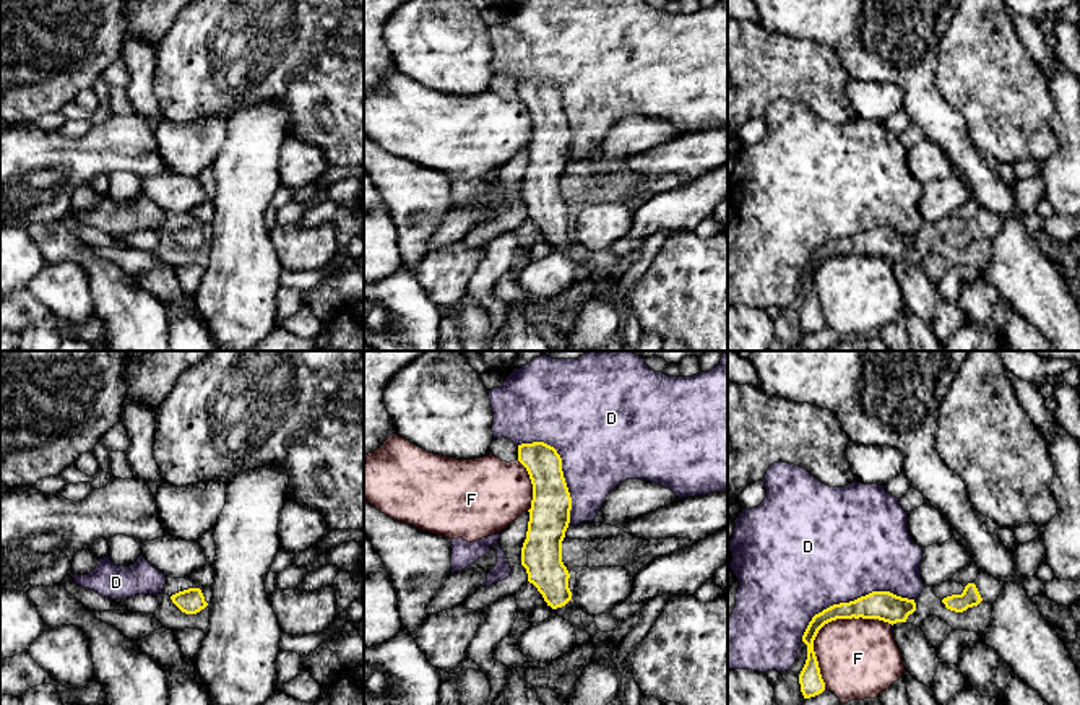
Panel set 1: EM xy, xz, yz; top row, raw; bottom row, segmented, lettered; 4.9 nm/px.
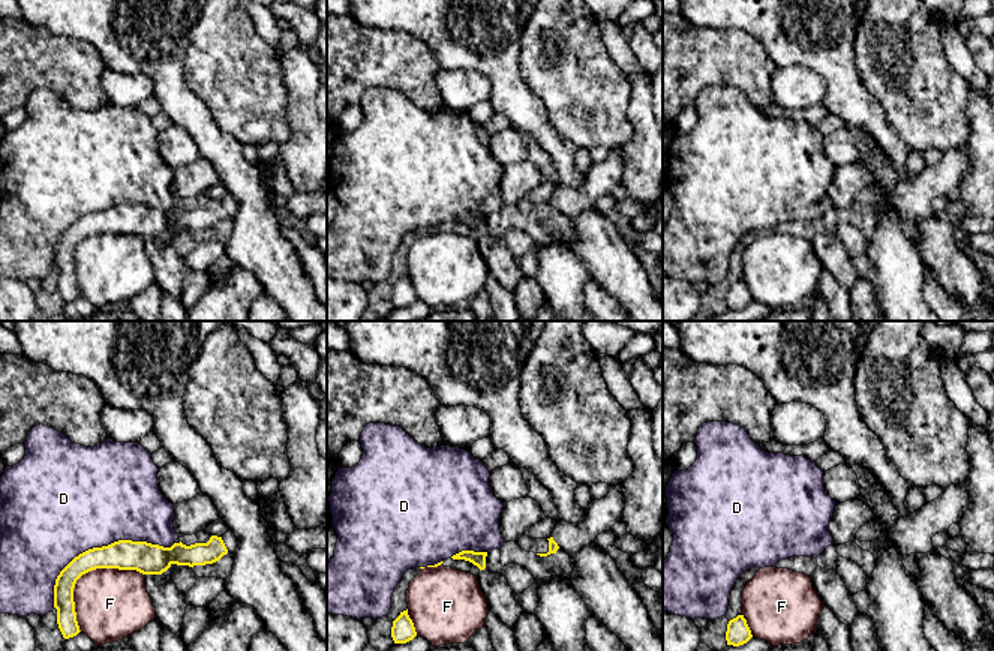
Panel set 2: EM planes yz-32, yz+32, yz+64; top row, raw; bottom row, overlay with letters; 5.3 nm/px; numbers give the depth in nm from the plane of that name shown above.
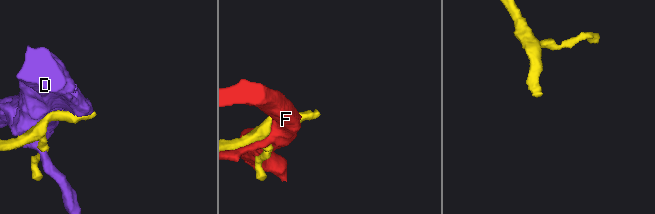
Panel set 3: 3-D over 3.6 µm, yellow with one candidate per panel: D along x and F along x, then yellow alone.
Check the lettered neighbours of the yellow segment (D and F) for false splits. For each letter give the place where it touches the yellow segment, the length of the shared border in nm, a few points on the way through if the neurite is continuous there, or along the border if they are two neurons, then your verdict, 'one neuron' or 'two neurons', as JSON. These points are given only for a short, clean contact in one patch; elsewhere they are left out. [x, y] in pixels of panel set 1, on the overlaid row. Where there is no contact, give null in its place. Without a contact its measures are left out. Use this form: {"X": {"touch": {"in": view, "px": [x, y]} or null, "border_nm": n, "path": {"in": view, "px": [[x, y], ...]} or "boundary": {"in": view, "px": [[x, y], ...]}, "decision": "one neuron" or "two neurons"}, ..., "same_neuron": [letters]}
{"D": {"touch": {"in": "yz", "px": [851, 601]}, "border_nm": 600, "decision": "two neurons"}, "F": {"touch": {"in": "yz", "px": [827, 622]}, "border_nm": 460, "decision": "two neurons"}, "same_neuron": []}

